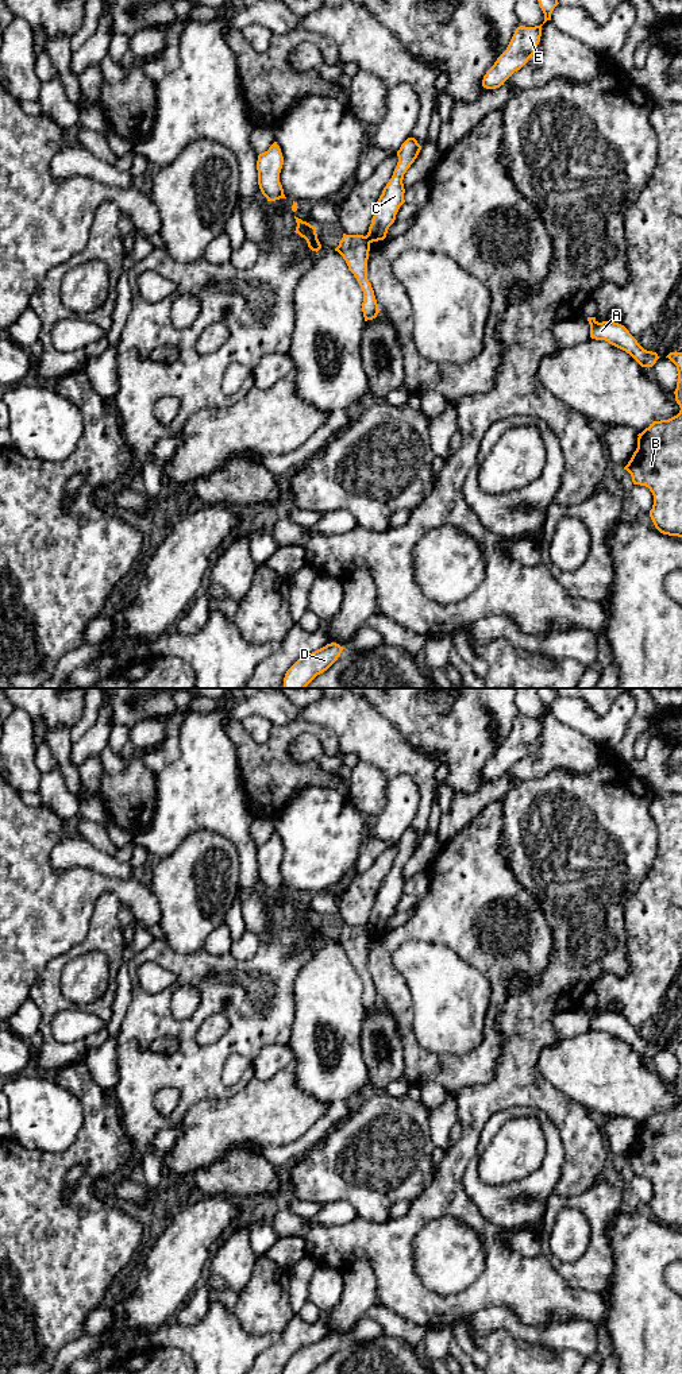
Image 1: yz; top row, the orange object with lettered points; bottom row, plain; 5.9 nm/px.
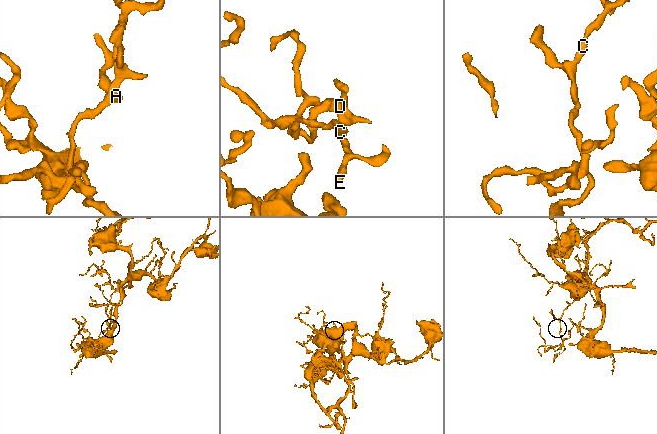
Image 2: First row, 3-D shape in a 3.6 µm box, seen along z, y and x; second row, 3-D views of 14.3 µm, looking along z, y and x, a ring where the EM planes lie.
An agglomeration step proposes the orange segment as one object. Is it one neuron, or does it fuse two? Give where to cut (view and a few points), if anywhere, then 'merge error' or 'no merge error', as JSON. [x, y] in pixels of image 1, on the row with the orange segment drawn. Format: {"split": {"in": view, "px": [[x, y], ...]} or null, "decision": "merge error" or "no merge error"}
{"split": {"in": "yz", "px": [[365, 236], [370, 242]]}, "decision": "merge error"}

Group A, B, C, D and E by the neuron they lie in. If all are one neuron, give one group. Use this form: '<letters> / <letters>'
A B C E / D

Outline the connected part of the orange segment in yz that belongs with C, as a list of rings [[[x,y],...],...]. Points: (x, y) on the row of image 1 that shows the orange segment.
[[[408,138],[397,151],[397,166],[377,201],[377,209],[366,235],[370,243],[384,240],[389,227],[394,223],[400,207],[405,202],[404,174],[415,162],[420,150],[421,146],[417,140],[415,138]]]

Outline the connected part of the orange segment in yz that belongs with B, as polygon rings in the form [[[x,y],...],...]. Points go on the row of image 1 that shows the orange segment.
[[[670,352],[668,358],[678,371],[675,401],[681,410],[668,420],[654,421],[637,436],[637,448],[624,467],[633,485],[646,486],[654,495],[650,517],[655,528],[668,536],[682,537],[682,352]]]

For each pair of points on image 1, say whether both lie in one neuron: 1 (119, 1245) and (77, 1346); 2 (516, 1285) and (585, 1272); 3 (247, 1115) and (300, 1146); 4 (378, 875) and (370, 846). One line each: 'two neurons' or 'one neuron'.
1: two neurons
2: two neurons
3: two neurons
4: two neurons

